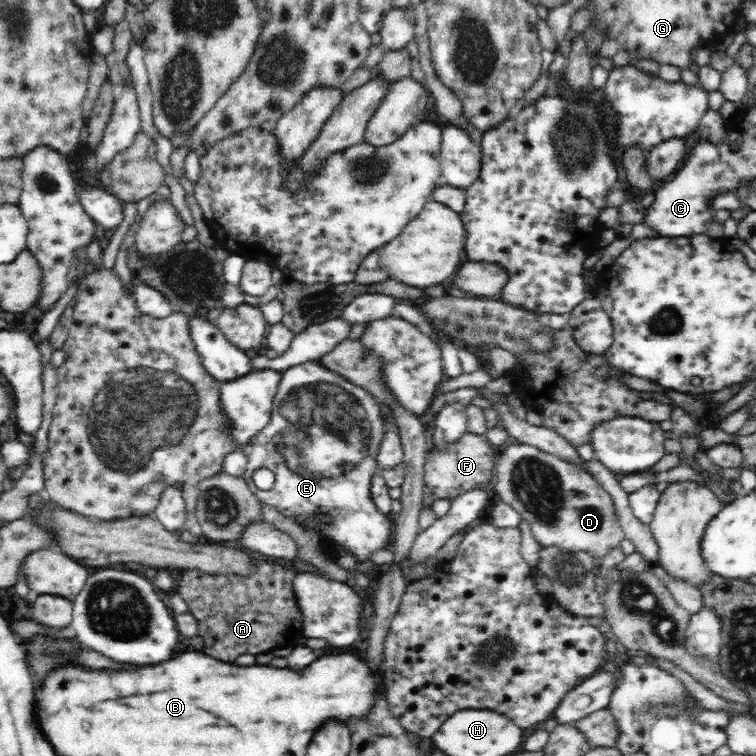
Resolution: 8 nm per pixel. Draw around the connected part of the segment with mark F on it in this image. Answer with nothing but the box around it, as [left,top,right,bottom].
[424,432,497,509]

